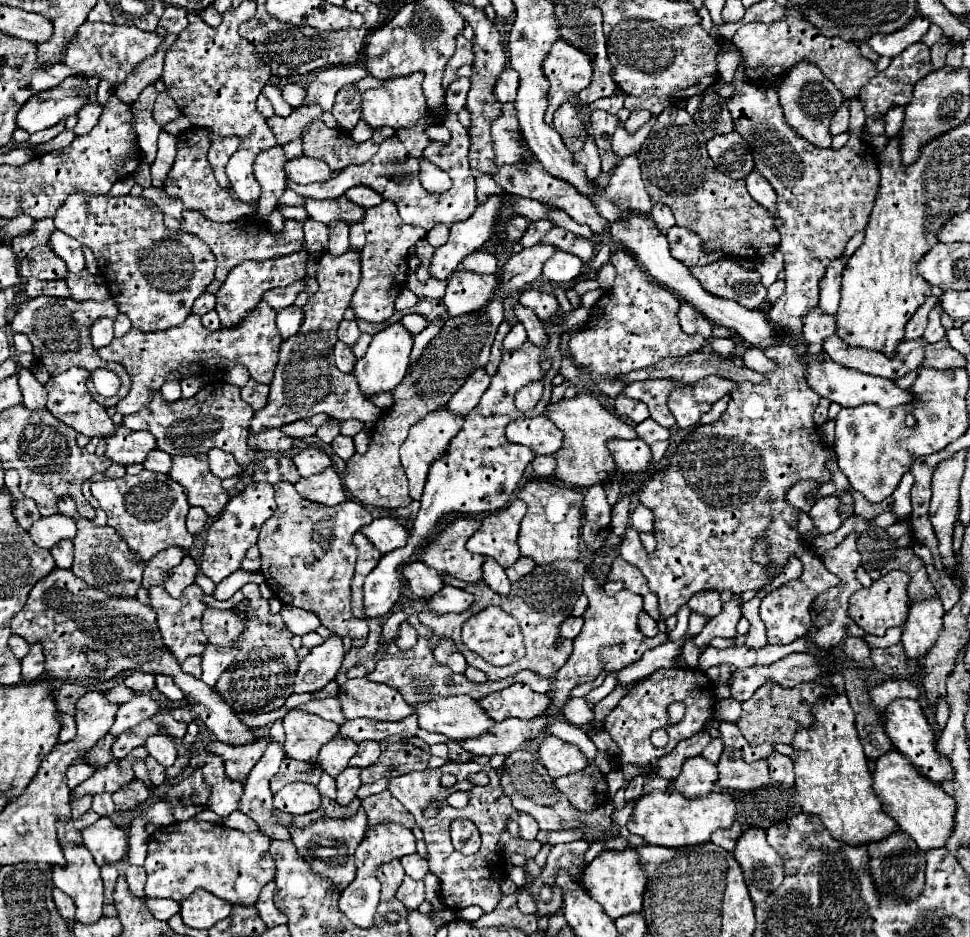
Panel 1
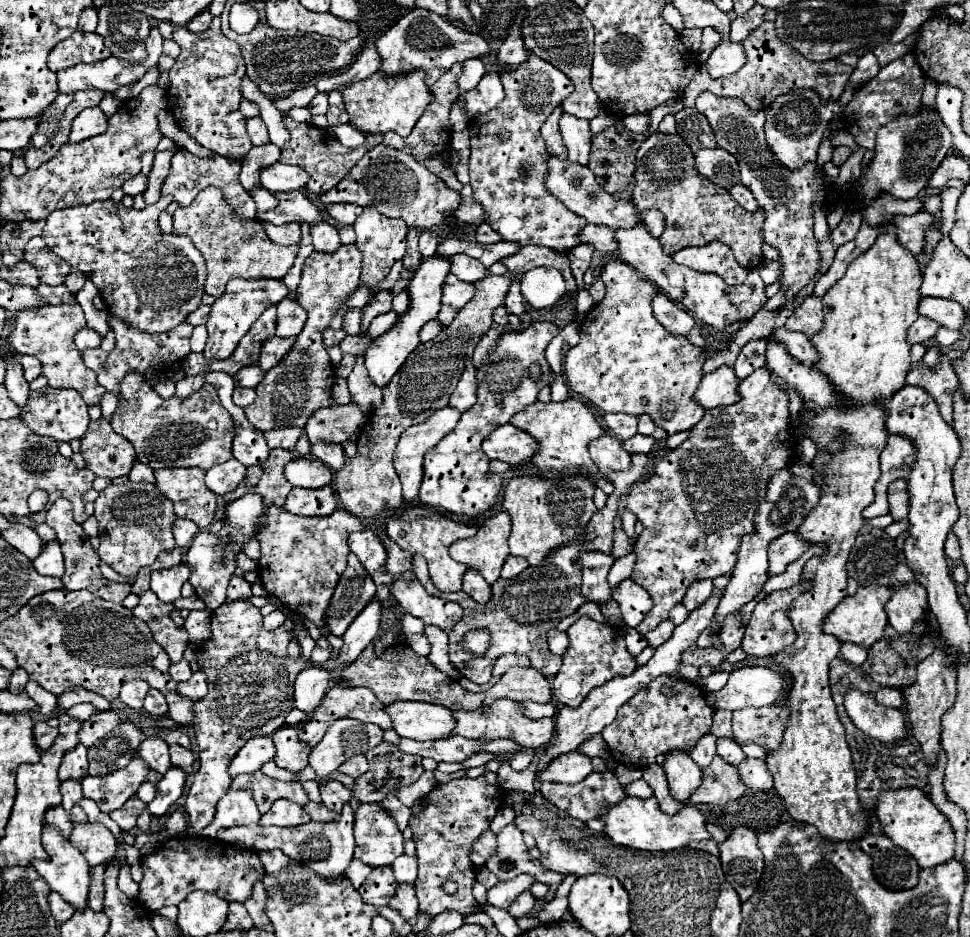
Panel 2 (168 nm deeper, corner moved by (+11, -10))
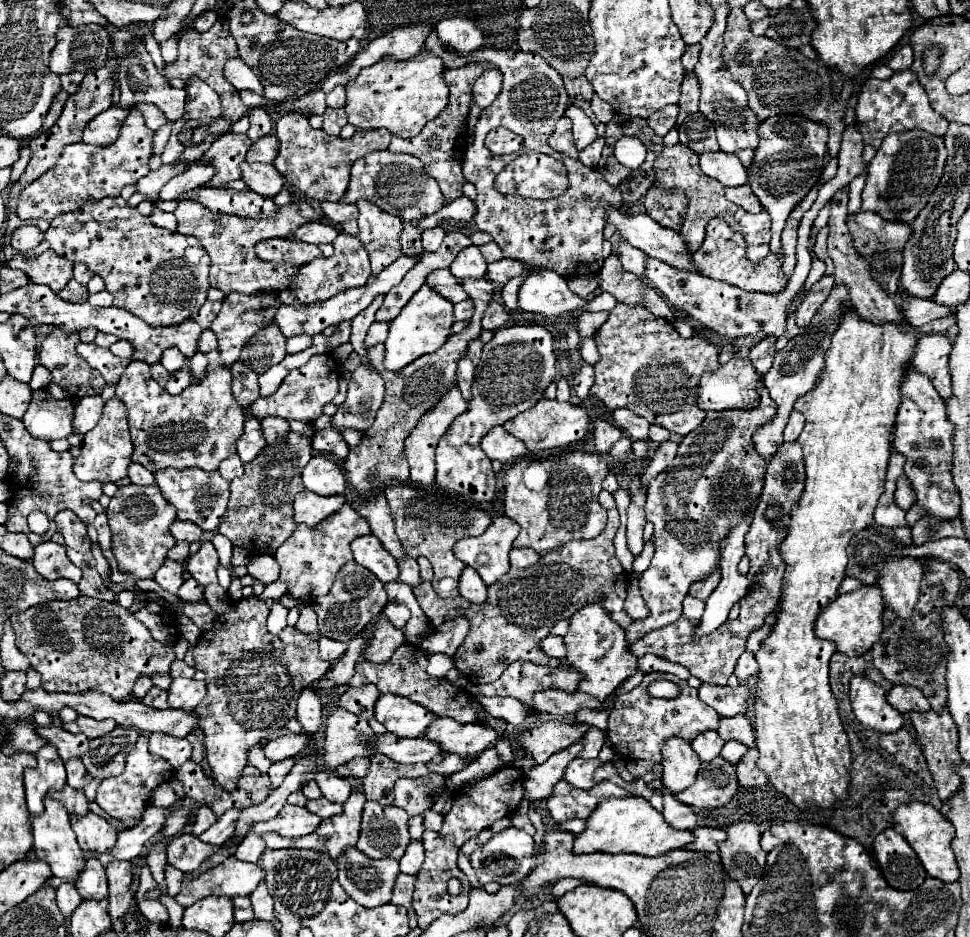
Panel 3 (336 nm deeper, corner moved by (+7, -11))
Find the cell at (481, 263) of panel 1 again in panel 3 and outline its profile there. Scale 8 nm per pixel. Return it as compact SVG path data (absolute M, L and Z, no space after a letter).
M475 245L463 249L449 269L457 279L483 279L487 275L487 263Z

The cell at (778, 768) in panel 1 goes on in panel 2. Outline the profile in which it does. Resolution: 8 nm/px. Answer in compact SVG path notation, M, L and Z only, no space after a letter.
M745 758L739 764L739 778L751 790L769 792L773 788L773 778L767 770L767 764L765 760L759 760L759 758Z

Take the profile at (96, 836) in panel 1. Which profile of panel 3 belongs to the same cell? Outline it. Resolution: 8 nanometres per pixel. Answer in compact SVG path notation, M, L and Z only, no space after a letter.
M87 813L85 817L71 817L71 827L77 835L77 843L83 851L95 851L95 853L105 853L113 849L115 839L117 839L117 829L109 825L103 817L95 813Z

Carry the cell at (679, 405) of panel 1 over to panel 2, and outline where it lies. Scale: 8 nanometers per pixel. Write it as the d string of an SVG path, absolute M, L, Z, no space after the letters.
M609 258L601 280L607 286L607 294L585 316L581 342L565 358L569 386L603 412L649 414L667 434L693 428L705 412L693 402L693 394L701 382L707 352L657 322L651 312L651 298L657 294L657 288L629 264Z

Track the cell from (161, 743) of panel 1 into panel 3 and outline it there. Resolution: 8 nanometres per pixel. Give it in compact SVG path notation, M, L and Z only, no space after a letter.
M161 733L149 735L149 751L157 757L163 757L175 769L181 767L191 757L191 745L185 739L177 739Z

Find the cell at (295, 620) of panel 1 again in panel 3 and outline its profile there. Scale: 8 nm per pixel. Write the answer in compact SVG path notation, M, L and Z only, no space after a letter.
M279 601L273 603L273 607L269 611L269 619L267 619L267 631L271 635L279 635L287 627L287 613L289 613L289 609L283 607Z

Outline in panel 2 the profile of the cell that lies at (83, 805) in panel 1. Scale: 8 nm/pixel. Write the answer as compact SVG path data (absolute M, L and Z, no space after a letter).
M77 780L61 782L61 796L63 796L65 810L71 812L71 808L83 798L83 794L81 794L81 782L77 782Z

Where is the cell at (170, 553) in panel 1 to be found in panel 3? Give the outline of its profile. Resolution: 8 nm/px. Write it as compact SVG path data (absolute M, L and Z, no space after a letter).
M175 543L175 547L169 549L167 557L169 557L169 559L175 559L175 561L179 561L179 563L183 563L185 557L187 557L187 553L189 553L189 543Z

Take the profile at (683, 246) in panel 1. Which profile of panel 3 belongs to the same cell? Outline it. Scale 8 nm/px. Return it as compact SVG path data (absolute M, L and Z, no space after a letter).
M711 219L707 225L707 235L703 241L703 247L691 255L691 263L697 267L697 271L705 277L725 281L729 285L735 285L745 291L763 291L763 293L777 293L787 285L787 279L781 271L781 255L767 255L761 263L749 263L745 259L745 243L743 235L733 231L725 221Z

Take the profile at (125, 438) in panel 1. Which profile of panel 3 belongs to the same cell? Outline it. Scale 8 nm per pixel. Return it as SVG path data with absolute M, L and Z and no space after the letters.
M113 397L105 403L103 417L99 419L99 423L83 435L81 455L73 463L73 471L75 471L77 479L81 479L81 481L97 479L101 483L107 483L107 481L115 483L115 481L127 477L127 467L131 465L131 455L133 455L133 443L129 437L125 405L117 397Z

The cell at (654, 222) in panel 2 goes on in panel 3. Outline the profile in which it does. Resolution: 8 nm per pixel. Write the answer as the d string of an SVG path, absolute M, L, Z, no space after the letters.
M651 187L645 195L645 209L661 227L679 231L686 215L687 197L680 189L663 190Z

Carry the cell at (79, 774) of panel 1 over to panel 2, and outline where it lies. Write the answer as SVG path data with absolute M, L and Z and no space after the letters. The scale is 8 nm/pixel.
M77 744L73 750L65 752L65 758L59 766L59 780L69 780L69 778L85 778L87 776L87 748L83 744Z

